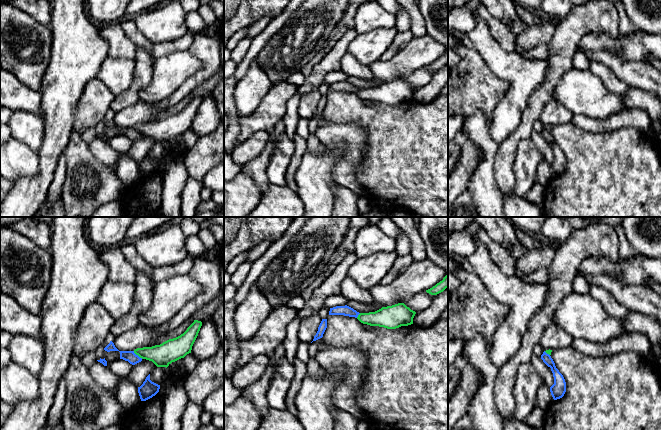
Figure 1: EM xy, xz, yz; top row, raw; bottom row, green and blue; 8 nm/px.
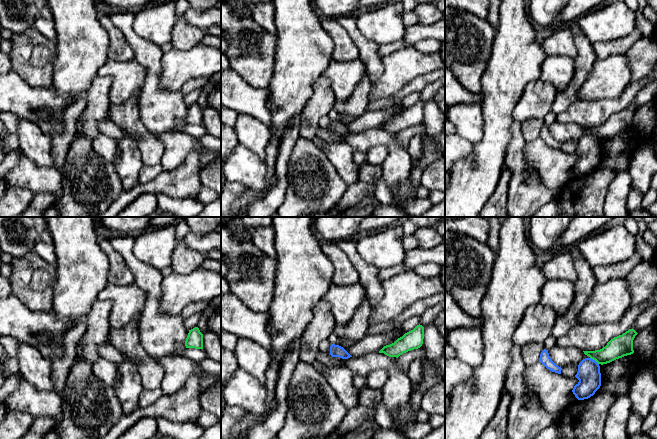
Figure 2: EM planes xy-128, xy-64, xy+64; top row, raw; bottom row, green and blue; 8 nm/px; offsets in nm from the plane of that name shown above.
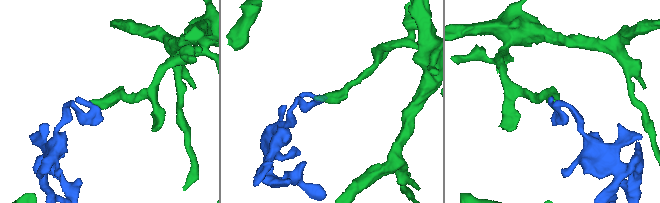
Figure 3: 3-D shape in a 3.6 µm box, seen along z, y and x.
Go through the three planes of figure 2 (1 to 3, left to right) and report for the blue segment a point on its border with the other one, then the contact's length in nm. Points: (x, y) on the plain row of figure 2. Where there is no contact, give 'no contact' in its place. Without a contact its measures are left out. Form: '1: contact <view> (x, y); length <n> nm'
1: no contact
2: no contact
3: contact xy+64 (594, 135); length 90 nm

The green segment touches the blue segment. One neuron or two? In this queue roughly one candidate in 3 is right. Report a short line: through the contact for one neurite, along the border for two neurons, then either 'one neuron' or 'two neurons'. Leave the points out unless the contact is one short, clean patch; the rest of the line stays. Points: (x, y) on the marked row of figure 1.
xy (133, 351), (142, 358) | two neurons

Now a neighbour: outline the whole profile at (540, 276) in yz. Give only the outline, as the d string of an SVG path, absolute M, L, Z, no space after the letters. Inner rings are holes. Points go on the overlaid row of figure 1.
M540 268L534 272L520 276L519 278L521 278L524 282L530 284L545 284L549 278L549 268Z

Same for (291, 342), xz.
M297 316L288 324L287 335L282 343L285 348L285 357L292 365L296 360L297 349L300 344L298 338L300 322L301 318Z

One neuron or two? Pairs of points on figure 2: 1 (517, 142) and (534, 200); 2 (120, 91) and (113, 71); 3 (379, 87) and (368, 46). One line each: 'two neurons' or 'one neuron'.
1: one neuron
2: one neuron
3: two neurons

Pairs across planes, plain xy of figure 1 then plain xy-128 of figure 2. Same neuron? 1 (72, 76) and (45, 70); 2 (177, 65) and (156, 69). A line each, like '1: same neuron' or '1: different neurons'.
1: different neurons
2: different neurons

